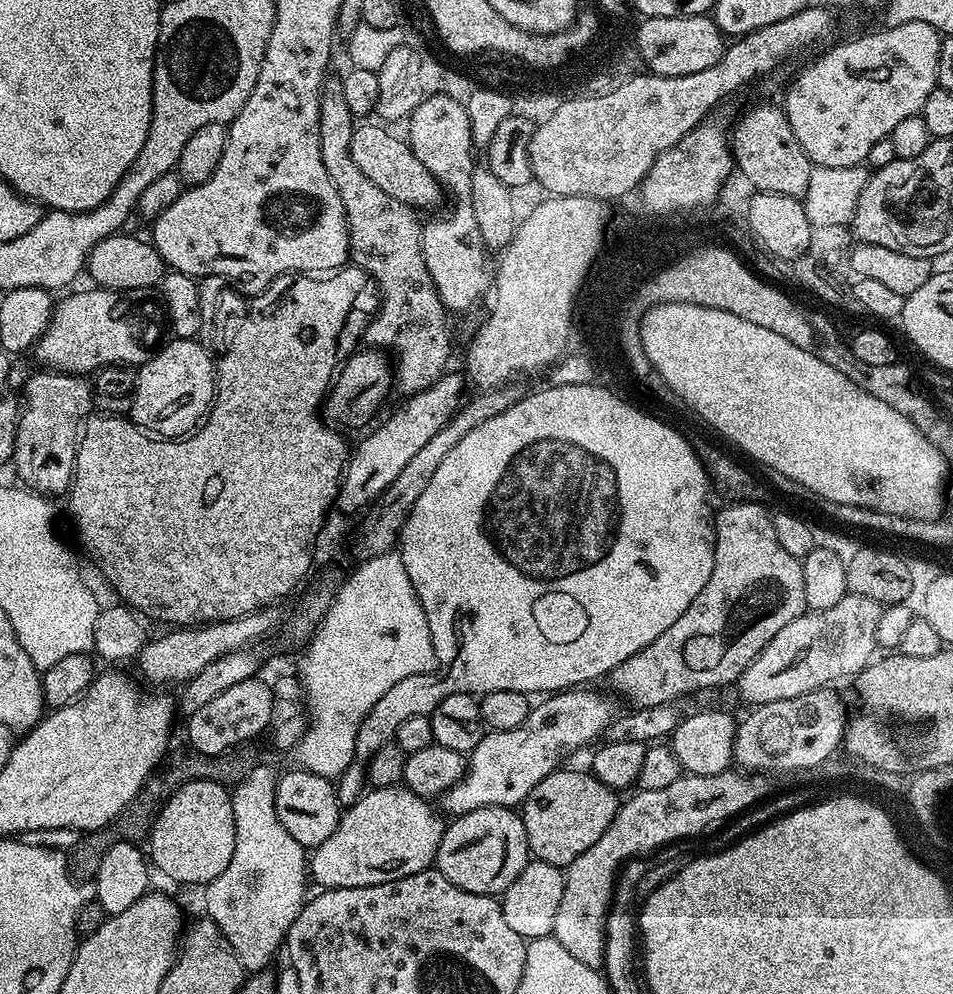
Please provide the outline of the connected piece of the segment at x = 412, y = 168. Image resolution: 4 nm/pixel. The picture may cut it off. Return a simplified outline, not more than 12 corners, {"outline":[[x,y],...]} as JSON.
{"outline":[[380,122],[352,129],[358,170],[410,207],[436,208],[442,189],[407,139]]}

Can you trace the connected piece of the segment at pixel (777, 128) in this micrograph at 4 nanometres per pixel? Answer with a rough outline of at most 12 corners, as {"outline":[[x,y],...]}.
{"outline":[[783,107],[730,128],[735,167],[755,191],[797,198],[814,165]]}

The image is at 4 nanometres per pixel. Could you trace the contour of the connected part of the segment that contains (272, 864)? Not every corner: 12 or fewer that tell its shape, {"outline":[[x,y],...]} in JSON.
{"outline":[[275,811],[241,823],[207,919],[245,973],[269,967],[304,908],[306,850]]}

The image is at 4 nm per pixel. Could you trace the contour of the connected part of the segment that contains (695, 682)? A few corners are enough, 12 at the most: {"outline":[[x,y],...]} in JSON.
{"outline":[[764,504],[714,516],[686,614],[610,673],[633,709],[735,685],[806,611]]}

